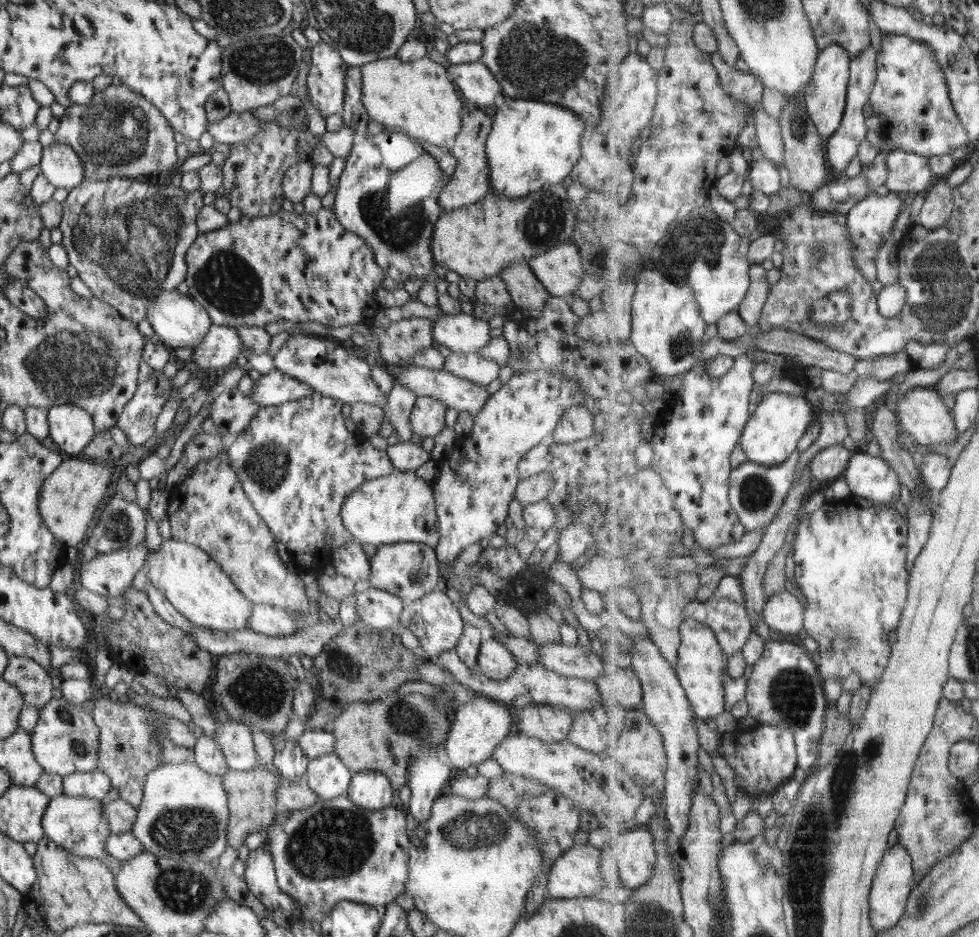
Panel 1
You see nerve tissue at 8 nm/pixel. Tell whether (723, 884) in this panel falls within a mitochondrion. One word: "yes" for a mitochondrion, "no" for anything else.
no

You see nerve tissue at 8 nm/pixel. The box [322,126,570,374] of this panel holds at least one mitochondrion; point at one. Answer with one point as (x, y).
(392, 229)

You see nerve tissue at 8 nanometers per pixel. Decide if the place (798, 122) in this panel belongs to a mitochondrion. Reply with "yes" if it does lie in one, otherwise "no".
yes

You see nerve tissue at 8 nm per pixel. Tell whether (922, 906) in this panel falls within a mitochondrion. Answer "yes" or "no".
yes

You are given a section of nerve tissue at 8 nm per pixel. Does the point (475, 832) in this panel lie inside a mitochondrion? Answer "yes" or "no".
yes

